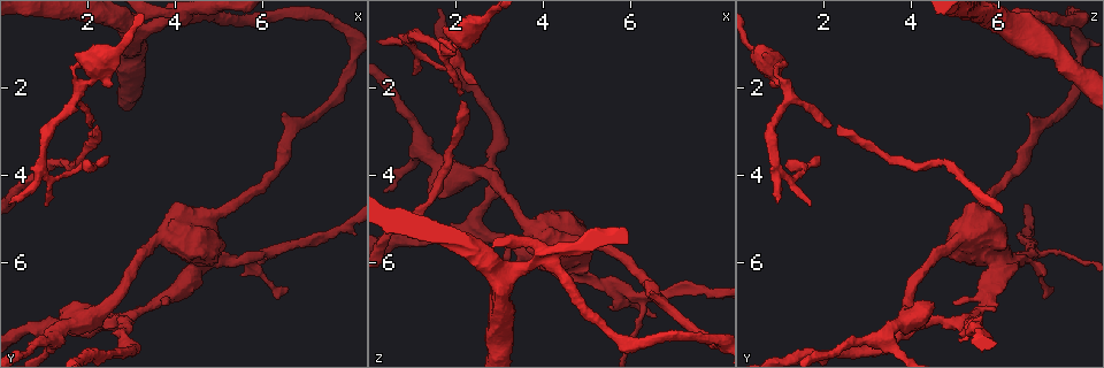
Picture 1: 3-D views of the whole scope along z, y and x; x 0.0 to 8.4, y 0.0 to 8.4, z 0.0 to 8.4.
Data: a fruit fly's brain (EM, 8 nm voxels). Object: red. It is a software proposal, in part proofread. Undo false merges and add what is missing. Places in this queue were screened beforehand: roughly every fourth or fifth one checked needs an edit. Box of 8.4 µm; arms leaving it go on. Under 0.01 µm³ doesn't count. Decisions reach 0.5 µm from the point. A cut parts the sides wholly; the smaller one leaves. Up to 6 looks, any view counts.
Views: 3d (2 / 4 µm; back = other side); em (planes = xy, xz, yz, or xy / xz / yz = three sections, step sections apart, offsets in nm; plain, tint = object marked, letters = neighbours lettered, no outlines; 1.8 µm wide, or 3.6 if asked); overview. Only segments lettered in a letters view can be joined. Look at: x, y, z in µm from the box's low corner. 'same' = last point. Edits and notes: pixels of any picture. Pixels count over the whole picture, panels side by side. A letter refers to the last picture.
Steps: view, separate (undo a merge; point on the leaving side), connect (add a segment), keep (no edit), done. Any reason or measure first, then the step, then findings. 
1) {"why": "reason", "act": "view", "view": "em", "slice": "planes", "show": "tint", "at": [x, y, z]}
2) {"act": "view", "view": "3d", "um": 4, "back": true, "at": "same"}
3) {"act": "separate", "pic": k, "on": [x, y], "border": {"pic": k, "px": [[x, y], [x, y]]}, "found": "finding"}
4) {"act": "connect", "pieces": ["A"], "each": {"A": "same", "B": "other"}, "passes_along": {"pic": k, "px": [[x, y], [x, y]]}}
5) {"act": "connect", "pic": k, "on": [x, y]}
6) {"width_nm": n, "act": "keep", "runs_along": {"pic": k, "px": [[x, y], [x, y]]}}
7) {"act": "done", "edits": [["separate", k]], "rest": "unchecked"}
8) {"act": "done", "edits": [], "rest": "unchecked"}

{"why": "free end", "act": "view", "view": "em", "slice": "planes", "show": "letters", "at": [1.65, 1.75, 0.90]}

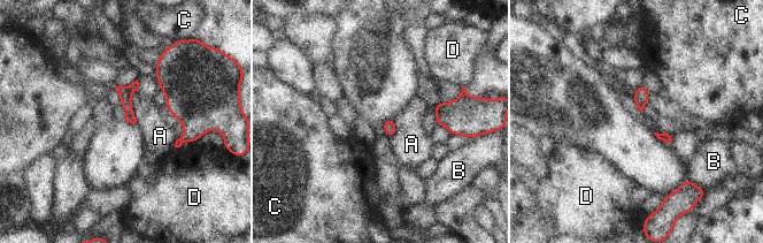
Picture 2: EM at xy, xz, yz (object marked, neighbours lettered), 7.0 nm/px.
{"act": "keep", "each": {"A": "other", "B": "other", "C": "other", "D": "other"}, "runs_along": {"pic": 2, "px": [[136, 84], [128, 92], [132, 120]]}, "found": "no lettered segment goes on from it"}

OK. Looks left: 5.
{"why": "a fork", "act": "view", "view": "3d", "um": 4, "back": true, "at": [1.00, 3.85, 0.95]}

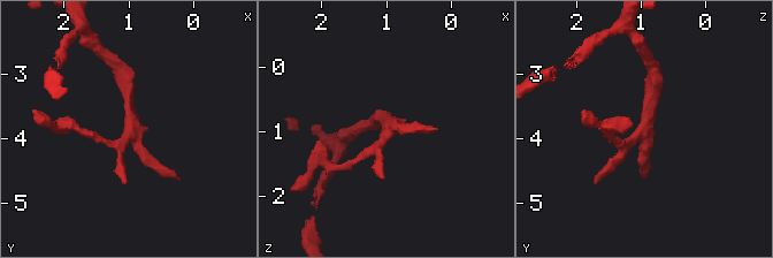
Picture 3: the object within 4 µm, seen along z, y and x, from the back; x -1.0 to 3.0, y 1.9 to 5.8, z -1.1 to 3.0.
{"why": "now the EM", "act": "view", "view": "em", "slice": "yz", "step": 16, "show": "tint", "at": [1.00, 3.85, 0.95]}

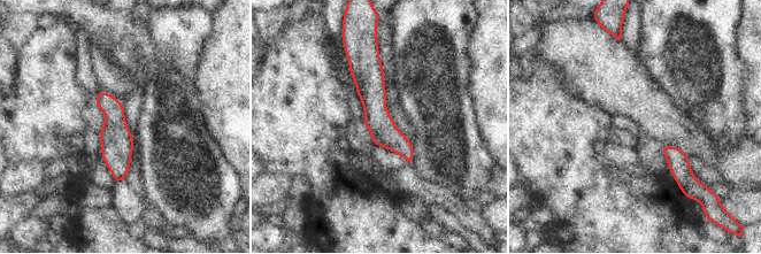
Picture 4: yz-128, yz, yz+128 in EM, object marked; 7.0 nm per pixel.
{"why": "another direction", "act": "view", "view": "em", "slice": "planes", "show": "letters", "at": "same"}

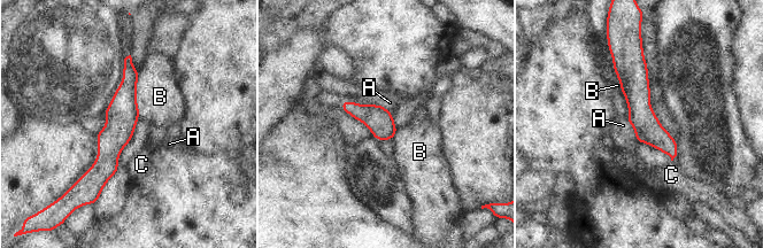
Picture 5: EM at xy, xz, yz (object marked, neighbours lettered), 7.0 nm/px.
{"act": "keep", "each": {"A": "other", "B": "other", "C": "other"}, "border": {"pic": 5, "px": [[625, 119], [631, 125], [636, 138]]}, "found": "continuous, no second neuron"}

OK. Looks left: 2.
{"act": "done", "edits": [], "rest": "unchecked"}

